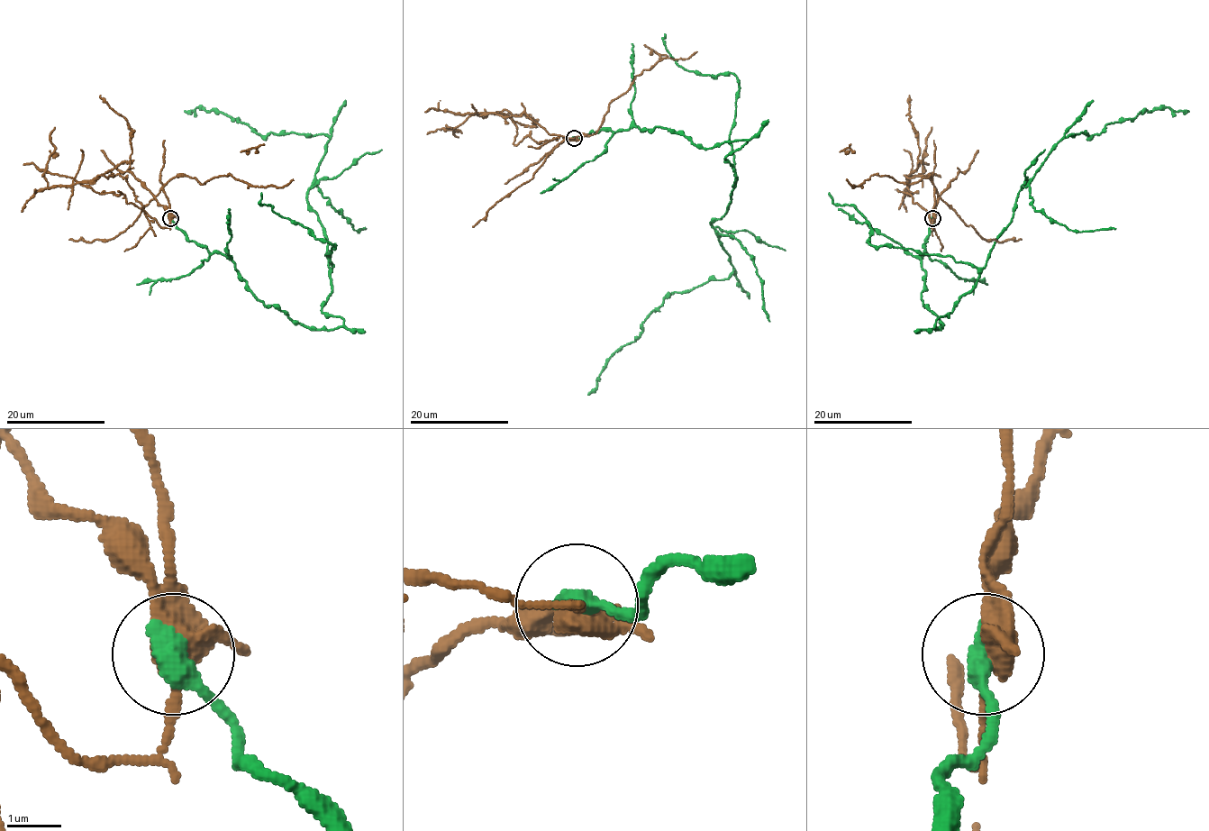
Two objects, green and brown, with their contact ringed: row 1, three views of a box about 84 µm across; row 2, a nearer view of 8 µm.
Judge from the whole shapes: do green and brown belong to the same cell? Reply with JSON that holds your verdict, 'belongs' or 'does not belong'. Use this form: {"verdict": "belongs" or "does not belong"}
{"verdict": "does not belong"}

